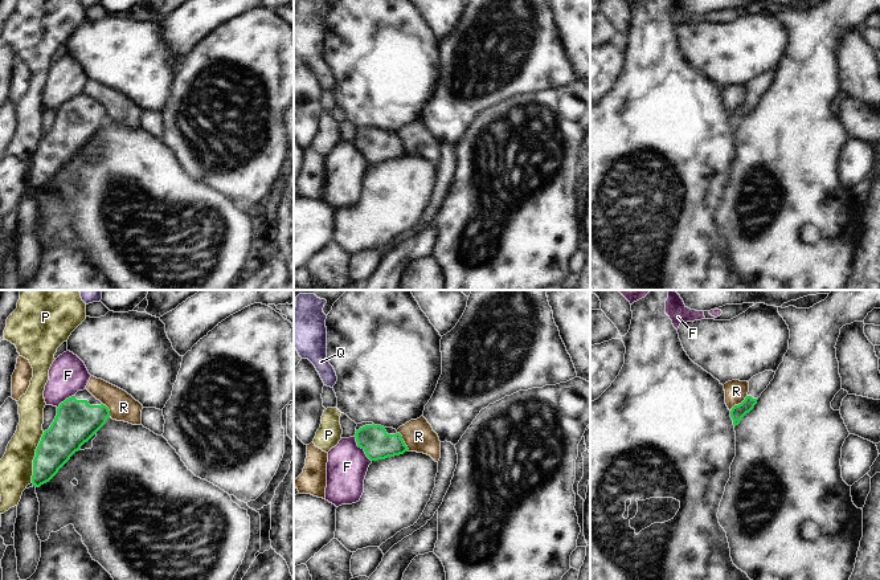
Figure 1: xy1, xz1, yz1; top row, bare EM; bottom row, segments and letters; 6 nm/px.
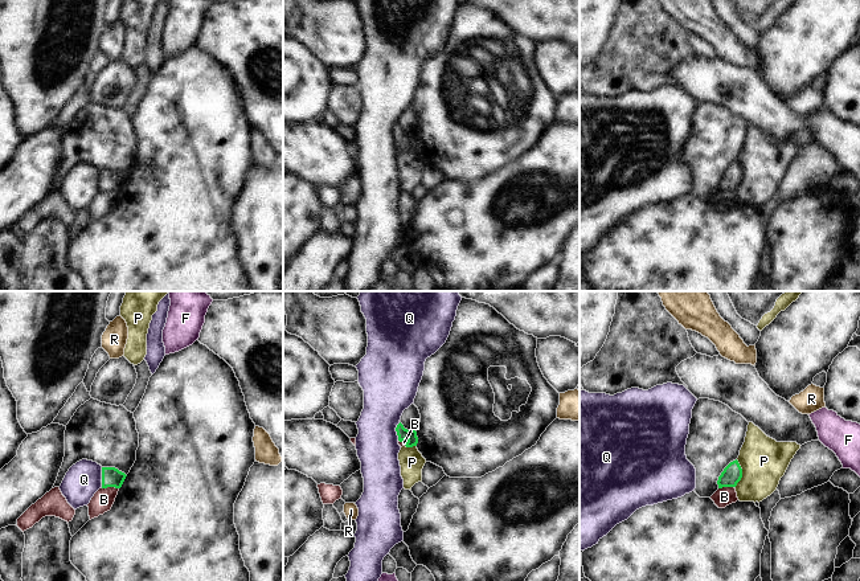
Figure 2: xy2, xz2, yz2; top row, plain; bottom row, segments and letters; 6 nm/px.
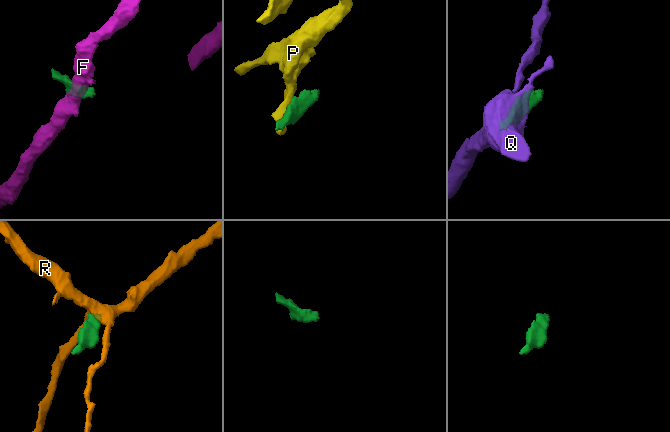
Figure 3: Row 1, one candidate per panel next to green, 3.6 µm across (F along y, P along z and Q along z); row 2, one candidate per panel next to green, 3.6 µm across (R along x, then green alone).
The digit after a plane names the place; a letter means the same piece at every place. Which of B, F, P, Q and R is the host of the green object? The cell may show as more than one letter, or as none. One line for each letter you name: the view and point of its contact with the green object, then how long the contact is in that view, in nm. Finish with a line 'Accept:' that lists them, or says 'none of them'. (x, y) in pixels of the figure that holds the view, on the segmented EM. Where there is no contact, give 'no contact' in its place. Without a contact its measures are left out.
Accept: none of them

